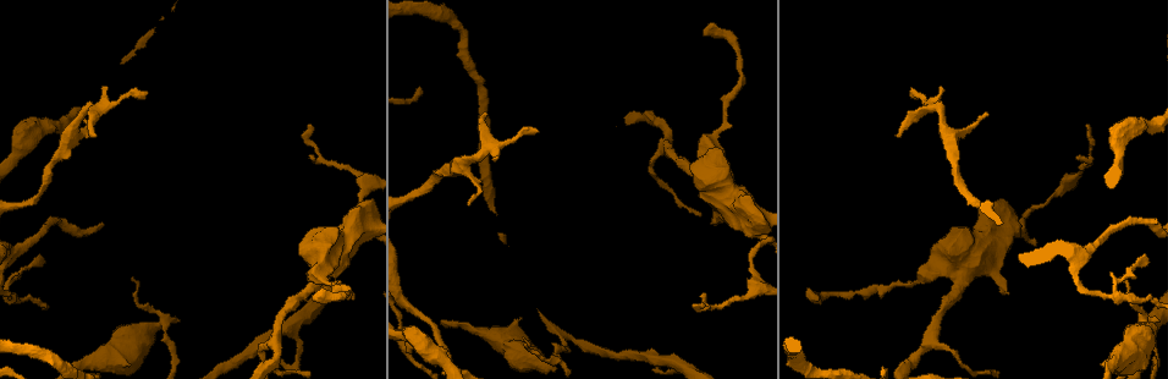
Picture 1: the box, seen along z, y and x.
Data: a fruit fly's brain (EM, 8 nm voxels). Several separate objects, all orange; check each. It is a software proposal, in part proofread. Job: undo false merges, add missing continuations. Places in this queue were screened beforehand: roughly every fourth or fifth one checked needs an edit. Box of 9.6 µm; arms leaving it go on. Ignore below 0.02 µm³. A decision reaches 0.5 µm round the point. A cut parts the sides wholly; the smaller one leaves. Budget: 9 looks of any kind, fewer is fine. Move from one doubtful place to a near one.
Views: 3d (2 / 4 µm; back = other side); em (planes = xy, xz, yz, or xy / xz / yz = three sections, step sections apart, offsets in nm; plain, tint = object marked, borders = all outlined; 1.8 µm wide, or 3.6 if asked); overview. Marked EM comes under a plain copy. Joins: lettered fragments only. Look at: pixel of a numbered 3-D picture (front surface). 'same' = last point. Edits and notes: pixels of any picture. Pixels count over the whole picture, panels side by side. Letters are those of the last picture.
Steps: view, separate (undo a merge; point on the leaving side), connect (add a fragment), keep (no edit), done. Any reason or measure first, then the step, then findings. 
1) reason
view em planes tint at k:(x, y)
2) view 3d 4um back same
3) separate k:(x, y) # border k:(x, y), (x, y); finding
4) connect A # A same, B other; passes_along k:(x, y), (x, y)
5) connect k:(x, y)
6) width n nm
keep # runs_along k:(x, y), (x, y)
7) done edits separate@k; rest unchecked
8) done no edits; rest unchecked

branch stops here
view 3d 2um back at 1:(484, 114)

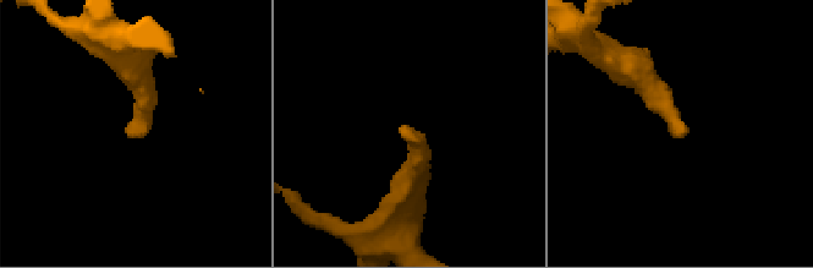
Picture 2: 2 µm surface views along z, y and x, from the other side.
view em planes borders at 2:(128, 133)

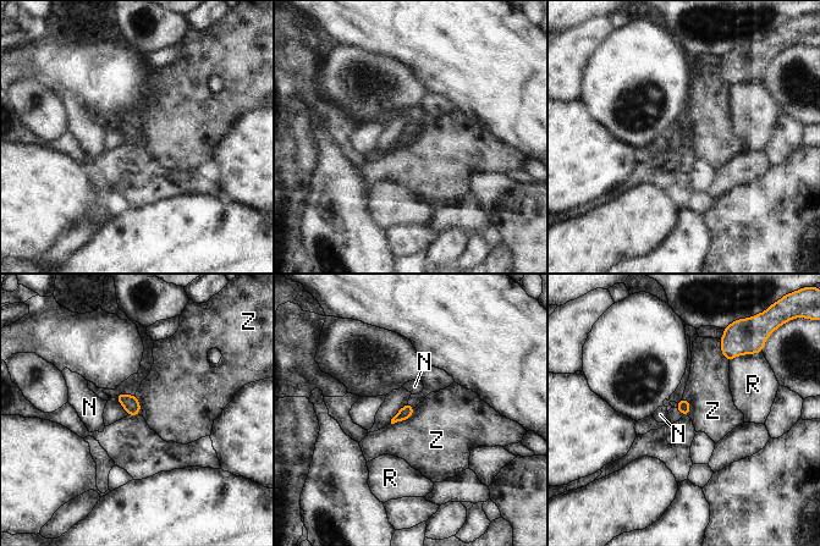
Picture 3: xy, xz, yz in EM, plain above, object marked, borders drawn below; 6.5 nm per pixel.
keep # N other, R other, Z other; border 3:(414, 408), (411, 415), (391, 424); none of them fits

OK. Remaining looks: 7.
free end
view em planes borders at 1:(469, 204)

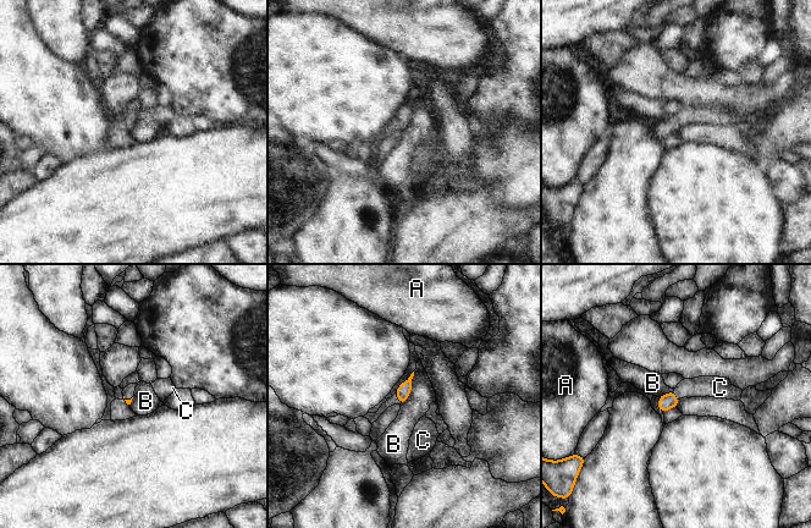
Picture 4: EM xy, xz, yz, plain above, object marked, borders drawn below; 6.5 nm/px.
connect C # A other, B other, C same; it goes on there

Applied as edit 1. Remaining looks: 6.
calibre changes
view 3d 2um at 1:(1027, 208)

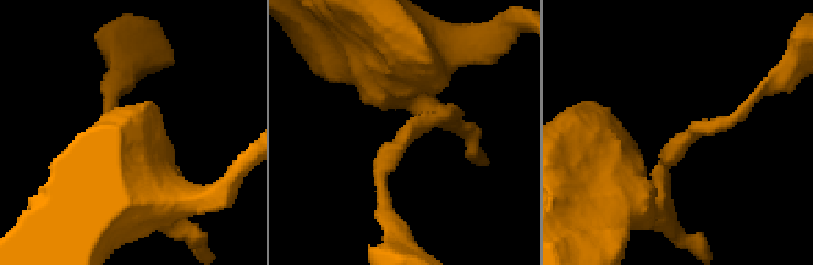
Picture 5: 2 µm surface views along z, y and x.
view em planes tint at 5:(405, 137)

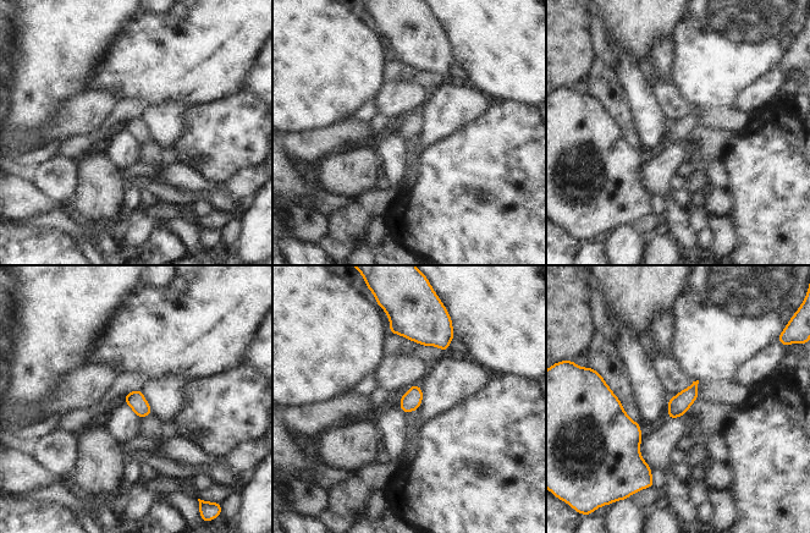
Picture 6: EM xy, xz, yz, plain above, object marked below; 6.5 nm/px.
what lies round it
view em planes borders same

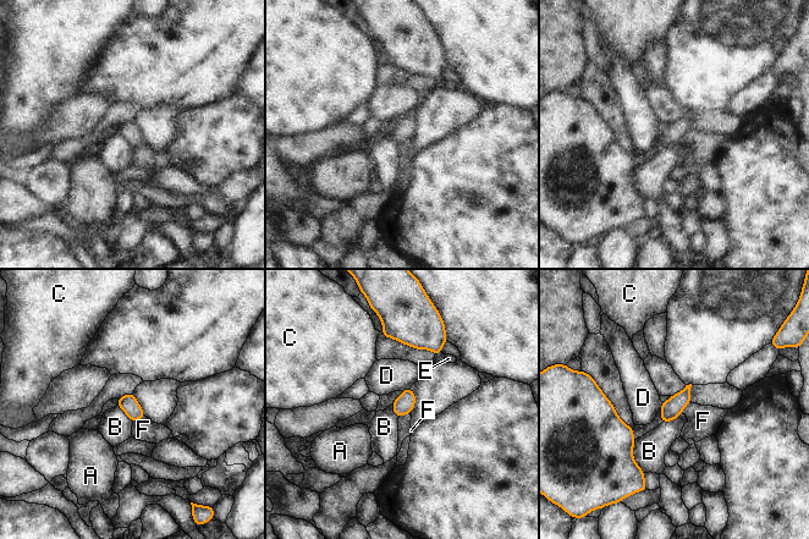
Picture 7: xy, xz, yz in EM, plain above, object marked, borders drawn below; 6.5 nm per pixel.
keep # A other, B other, C other, D other, E other, F other; border 7:(634, 440), (633, 460), (644, 472); all the same cell

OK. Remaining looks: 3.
an open end
view 3d 2um at 1:(704, 36)

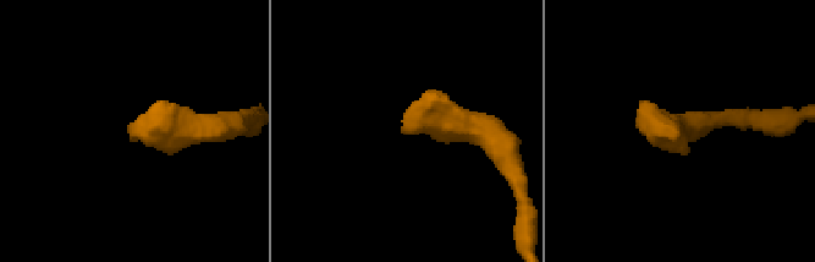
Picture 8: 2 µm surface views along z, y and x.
shape alone is not enough
view em planes borders at 8:(676, 136)

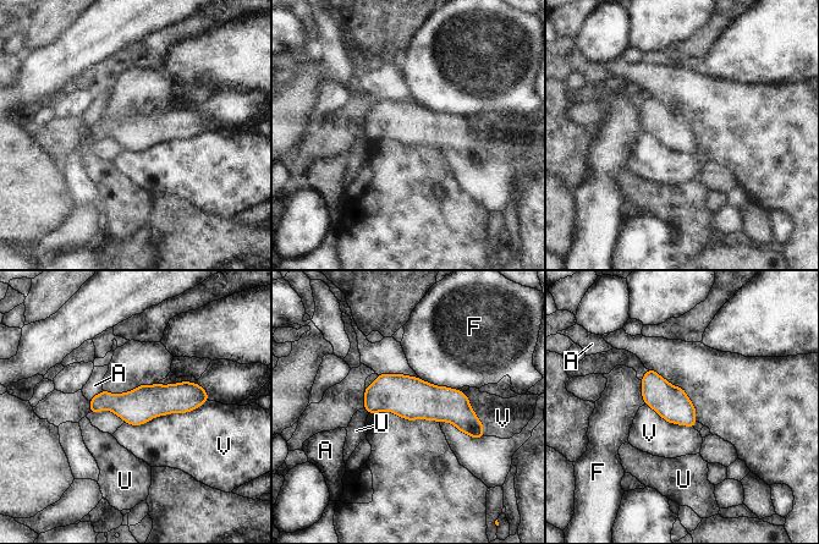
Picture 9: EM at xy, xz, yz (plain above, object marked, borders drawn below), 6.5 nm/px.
keep # A other, F other, U other, V other; no lettered fragment goes on from it

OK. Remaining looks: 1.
done edits connect@4; rest unchecked

